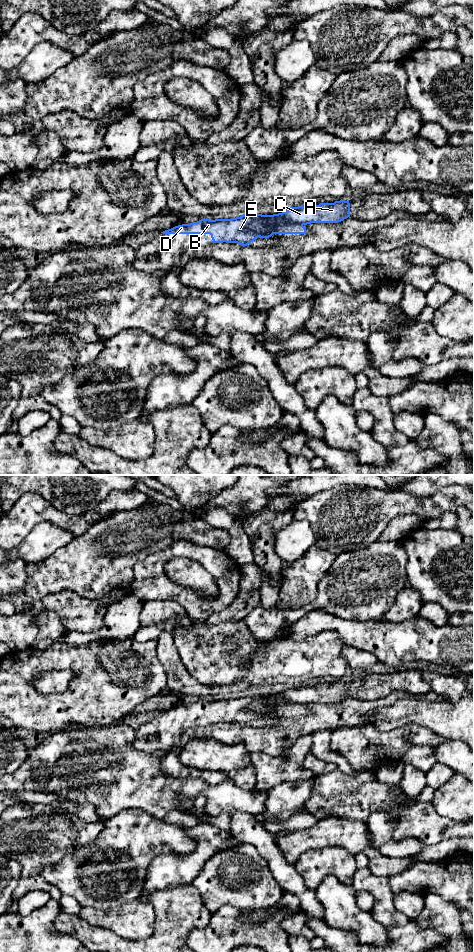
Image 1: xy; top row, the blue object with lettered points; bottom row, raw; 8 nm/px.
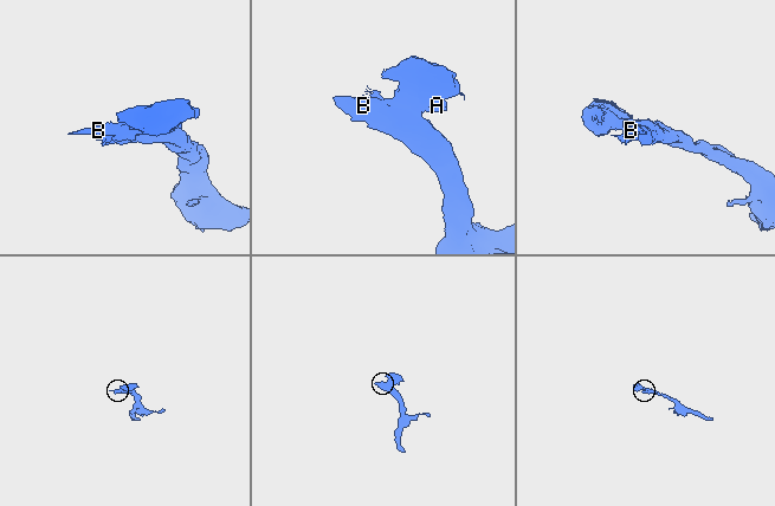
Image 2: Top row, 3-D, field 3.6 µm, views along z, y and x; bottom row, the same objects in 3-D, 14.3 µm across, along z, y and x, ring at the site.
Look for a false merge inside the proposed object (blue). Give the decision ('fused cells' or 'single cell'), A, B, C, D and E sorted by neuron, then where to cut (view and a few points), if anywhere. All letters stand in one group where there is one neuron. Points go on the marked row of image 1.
fused cells | A C / B D E | xy (249, 224), (249, 227), (254, 231), (265, 232), (269, 229)

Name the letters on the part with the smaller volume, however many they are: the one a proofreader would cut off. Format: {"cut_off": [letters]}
{"cut_off": ["A", "C"]}

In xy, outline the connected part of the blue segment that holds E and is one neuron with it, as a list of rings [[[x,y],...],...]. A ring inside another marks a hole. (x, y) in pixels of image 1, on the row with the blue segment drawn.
[[[250,211],[231,219],[201,219],[190,224],[182,224],[161,232],[163,234],[210,234],[212,243],[237,243],[247,246],[256,238],[269,238],[273,234],[306,234],[306,228],[301,224],[287,220],[271,220],[268,215]],[[258,220],[267,224],[269,230],[265,233],[250,229],[252,221]]]

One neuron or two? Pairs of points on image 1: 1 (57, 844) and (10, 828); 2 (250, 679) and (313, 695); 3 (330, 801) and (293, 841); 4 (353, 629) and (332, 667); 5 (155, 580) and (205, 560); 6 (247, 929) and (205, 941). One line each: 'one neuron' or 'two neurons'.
1: one neuron
2: two neurons
3: two neurons
4: two neurons
5: one neuron
6: one neuron

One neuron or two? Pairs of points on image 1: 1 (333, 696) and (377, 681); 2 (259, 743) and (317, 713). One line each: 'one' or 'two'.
1: one
2: one

